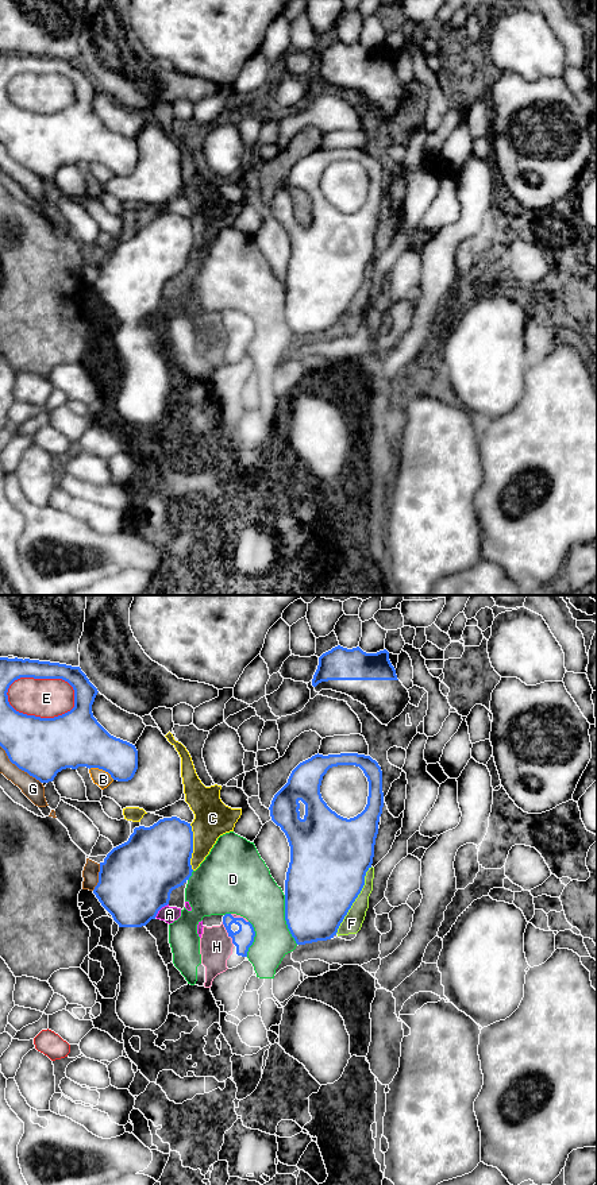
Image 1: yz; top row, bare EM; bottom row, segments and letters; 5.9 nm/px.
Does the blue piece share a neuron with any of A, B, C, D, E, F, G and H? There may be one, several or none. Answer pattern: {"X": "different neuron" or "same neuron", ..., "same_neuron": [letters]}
{"A": "different neuron", "B": "different neuron", "C": "different neuron", "D": "different neuron", "E": "different neuron", "F": "different neuron", "G": "different neuron", "H": "different neuron", "same_neuron": []}

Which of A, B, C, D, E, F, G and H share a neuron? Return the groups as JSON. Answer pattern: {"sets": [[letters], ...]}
{"sets": [["A", "C", "F", "H"], ["B"], ["D"], ["E"], ["G"]]}

